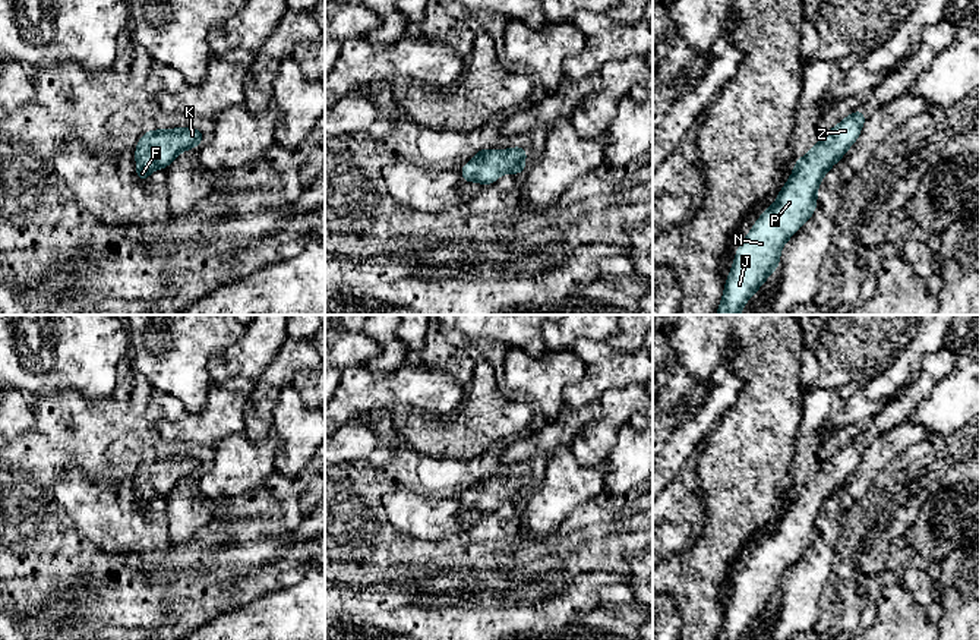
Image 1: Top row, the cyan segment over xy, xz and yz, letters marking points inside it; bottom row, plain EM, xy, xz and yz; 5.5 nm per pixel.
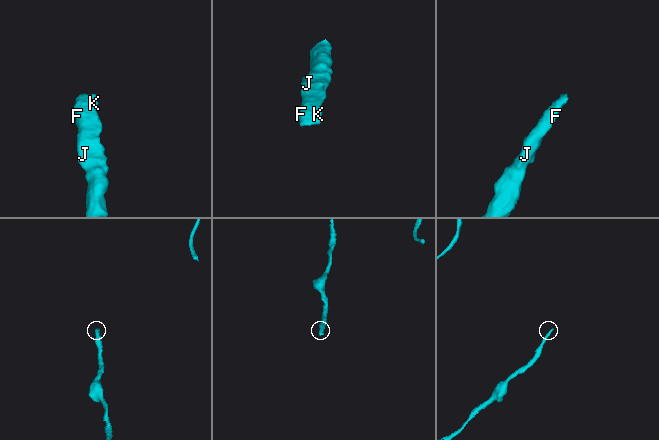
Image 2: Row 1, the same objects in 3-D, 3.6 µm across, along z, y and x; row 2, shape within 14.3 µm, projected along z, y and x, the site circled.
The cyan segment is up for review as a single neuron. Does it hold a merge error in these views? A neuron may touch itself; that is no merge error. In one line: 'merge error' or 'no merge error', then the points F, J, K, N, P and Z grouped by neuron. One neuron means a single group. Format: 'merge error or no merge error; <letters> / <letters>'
no merge error; F J K N P Z

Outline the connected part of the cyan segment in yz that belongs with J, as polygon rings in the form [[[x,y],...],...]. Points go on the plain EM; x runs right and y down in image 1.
[[[862,436],[856,438],[831,458],[821,461],[819,470],[795,489],[793,502],[776,530],[759,543],[738,576],[717,640],[740,640],[777,598],[783,574],[812,546],[818,535],[817,518],[821,508],[856,470],[866,447]]]

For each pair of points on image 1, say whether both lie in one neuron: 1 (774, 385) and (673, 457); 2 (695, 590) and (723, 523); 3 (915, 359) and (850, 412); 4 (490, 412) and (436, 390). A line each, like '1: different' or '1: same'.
1: different
2: same
3: same
4: different

